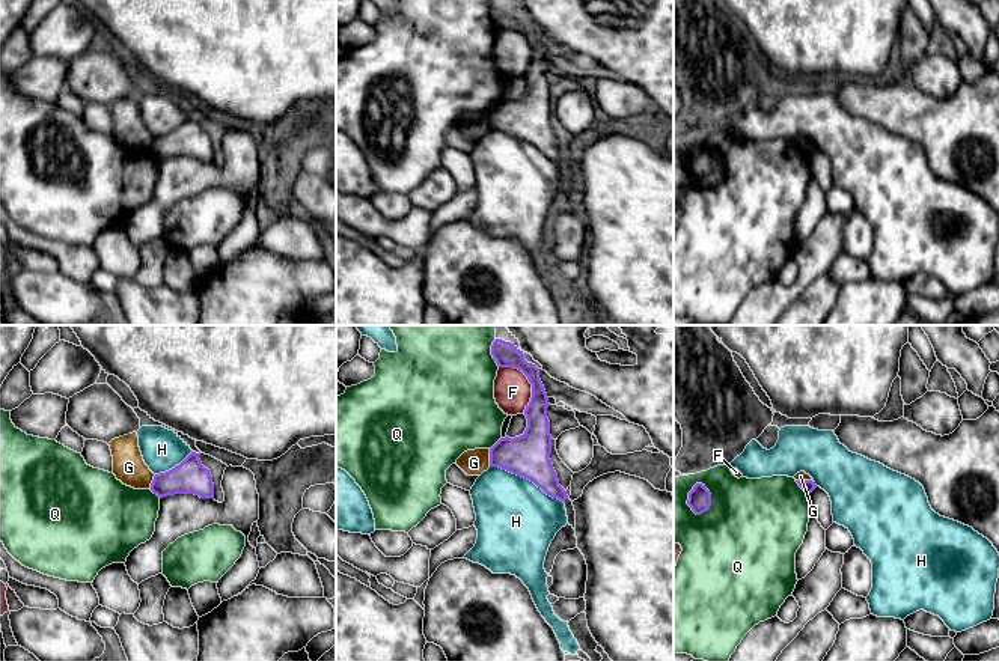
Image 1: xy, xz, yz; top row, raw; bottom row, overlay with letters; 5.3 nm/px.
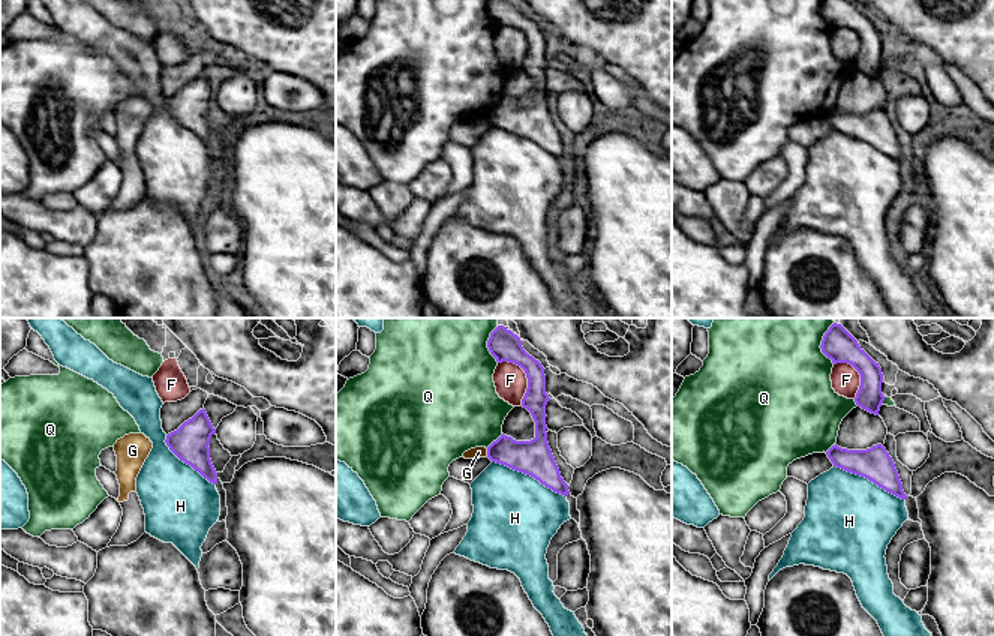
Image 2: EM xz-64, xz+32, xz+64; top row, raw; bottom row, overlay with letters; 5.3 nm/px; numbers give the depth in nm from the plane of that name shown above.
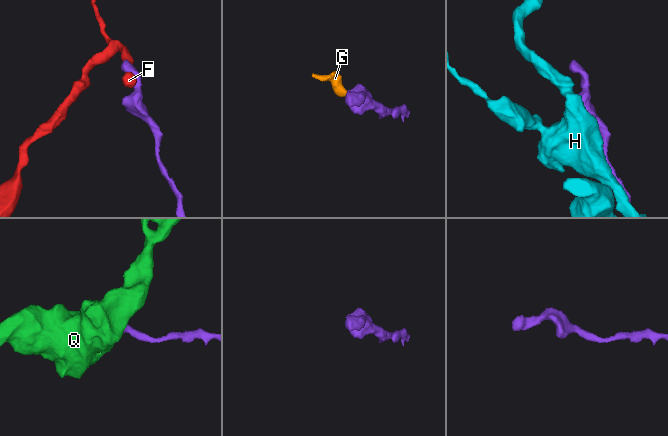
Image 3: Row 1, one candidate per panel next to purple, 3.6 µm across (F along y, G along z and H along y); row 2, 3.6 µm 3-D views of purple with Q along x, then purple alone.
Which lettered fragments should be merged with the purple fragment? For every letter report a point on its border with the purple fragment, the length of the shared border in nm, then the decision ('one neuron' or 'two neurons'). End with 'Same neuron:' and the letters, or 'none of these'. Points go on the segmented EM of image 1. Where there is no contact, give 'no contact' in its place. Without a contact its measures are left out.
F: meets purple in xz at (529, 381); contact 300 nm long; two neurons
G: meets purple in xz at (490, 458); contact 100 nm long; two neurons
H: meets purple in xz at (528, 479); contact 440 nm long; two neurons
Q: meets purple in yz at (689, 497); contact 190 nm long; two neurons
Same neuron: none of these

